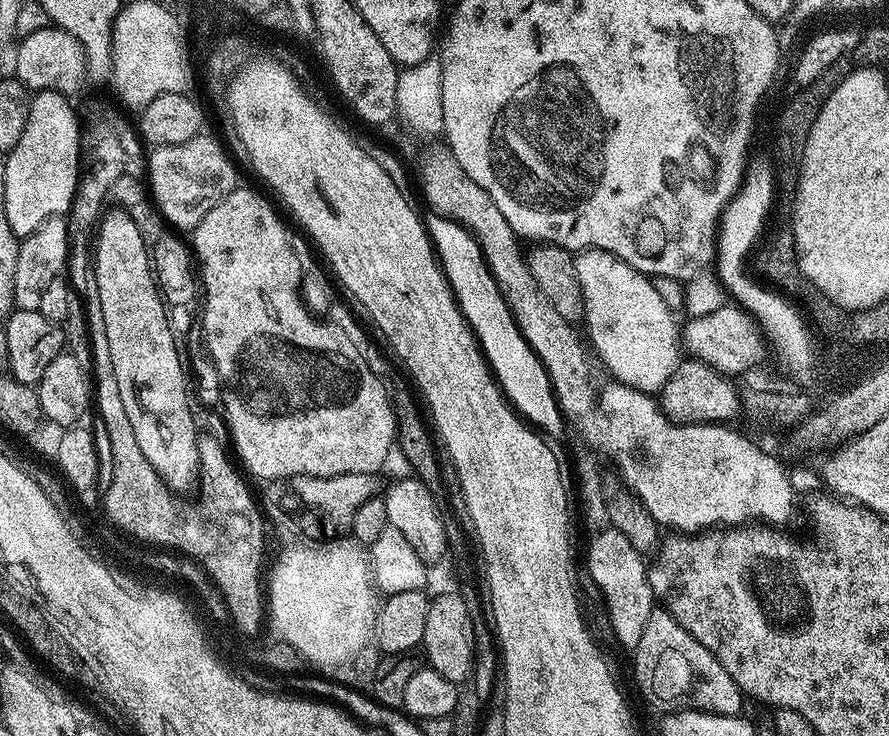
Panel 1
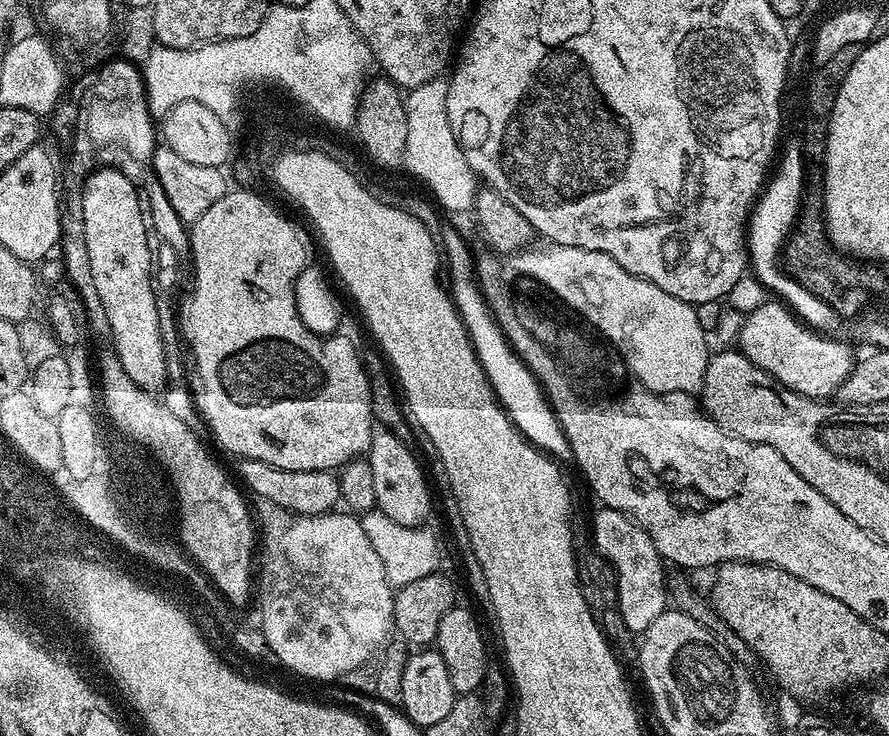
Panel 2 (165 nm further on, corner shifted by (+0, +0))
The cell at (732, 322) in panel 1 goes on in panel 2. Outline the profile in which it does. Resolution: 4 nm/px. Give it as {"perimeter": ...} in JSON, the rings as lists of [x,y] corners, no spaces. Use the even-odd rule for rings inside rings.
{"perimeter":[[[780,302],[758,306],[758,310],[743,317],[738,348],[750,358],[750,362],[754,362],[754,366],[766,370],[766,374],[773,376],[782,386],[812,400],[835,394],[854,367],[852,352],[848,349],[851,347],[845,341],[813,331],[791,308]]]}

